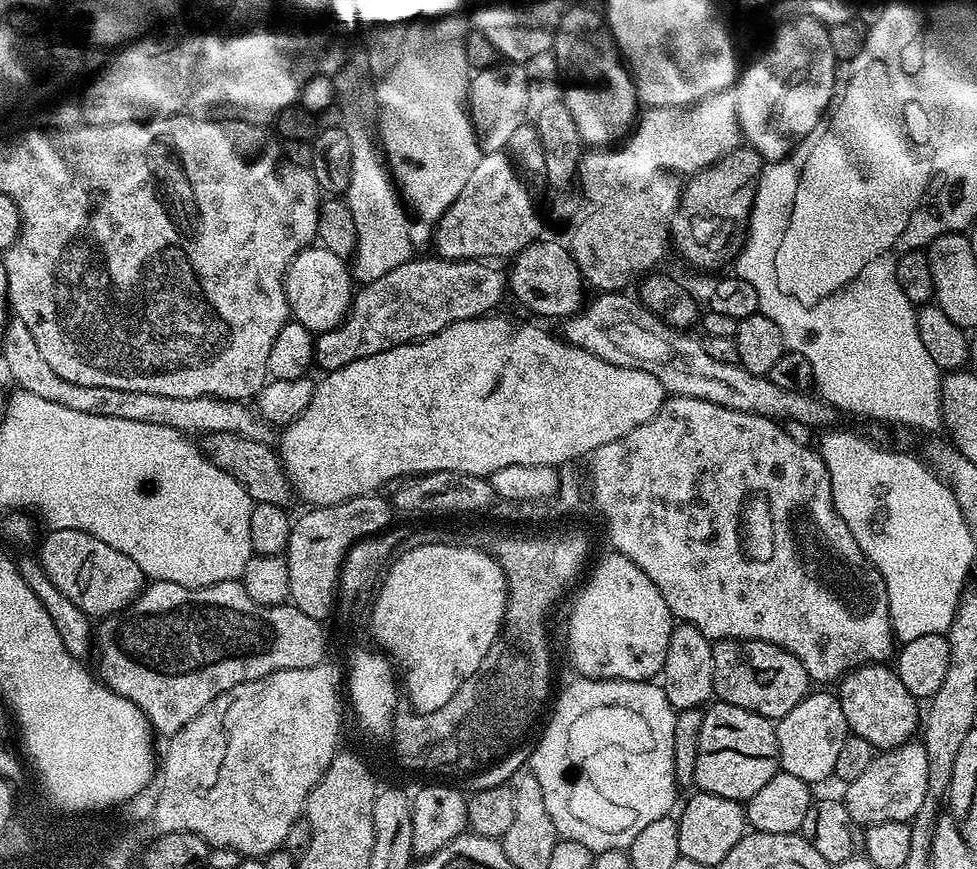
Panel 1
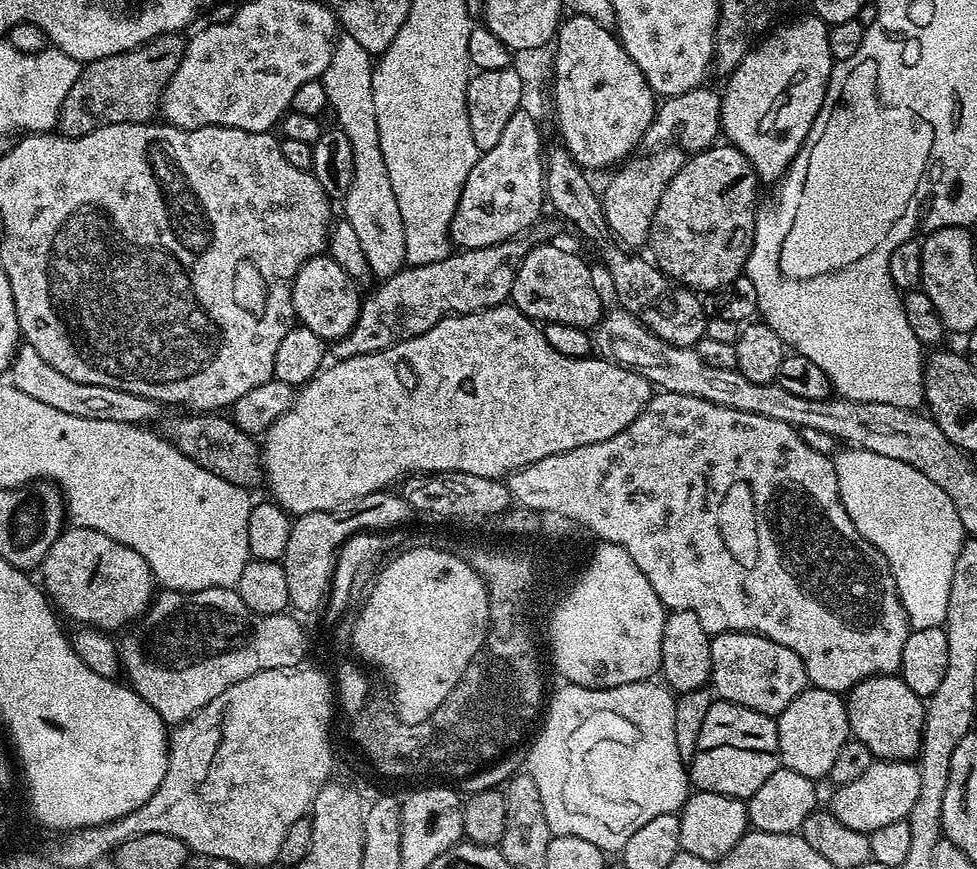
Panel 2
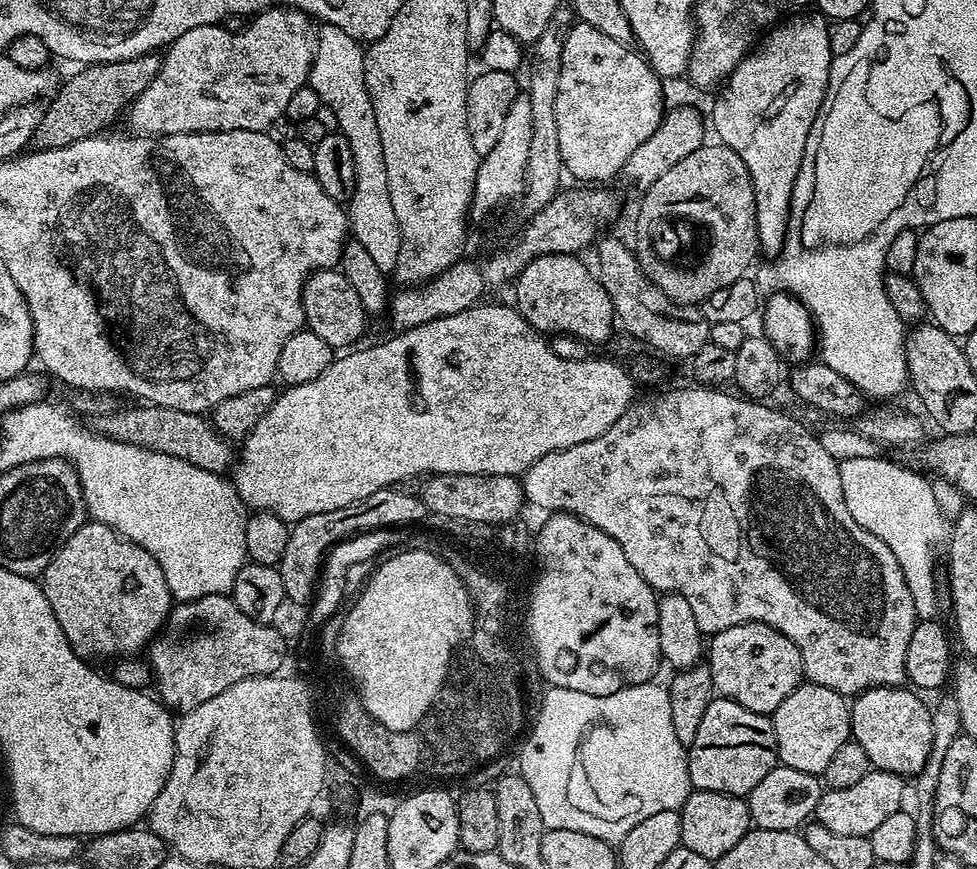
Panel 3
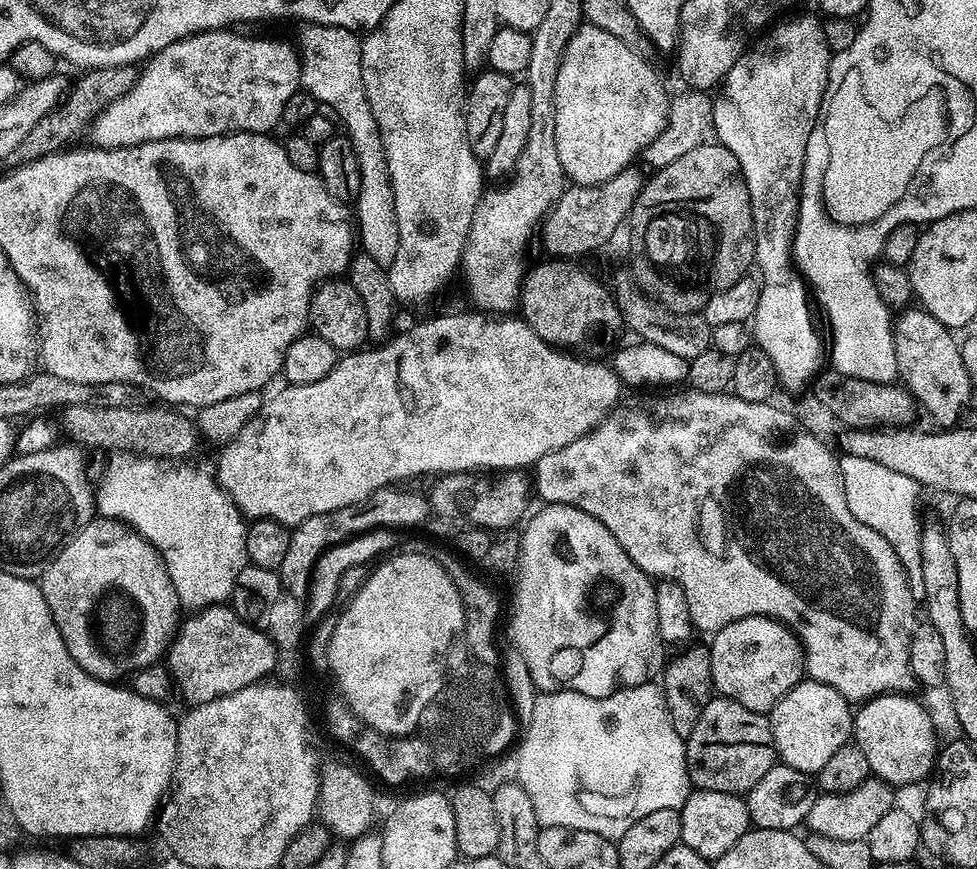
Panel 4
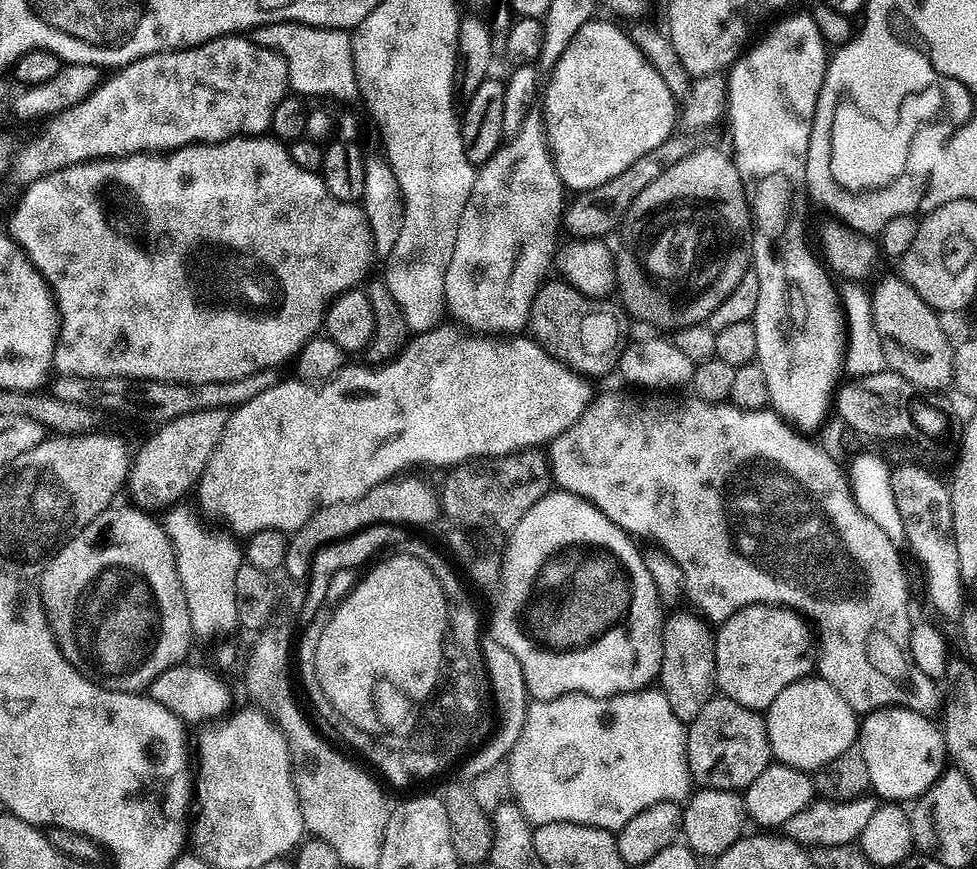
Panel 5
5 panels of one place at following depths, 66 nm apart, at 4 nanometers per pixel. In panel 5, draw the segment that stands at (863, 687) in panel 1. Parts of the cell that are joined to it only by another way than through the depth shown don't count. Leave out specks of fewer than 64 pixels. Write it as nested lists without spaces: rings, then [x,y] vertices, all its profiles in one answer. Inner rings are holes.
[[[879,708],[859,721],[858,747],[870,773],[871,791],[881,801],[915,801],[944,772],[944,734],[941,725],[932,719],[909,708]]]

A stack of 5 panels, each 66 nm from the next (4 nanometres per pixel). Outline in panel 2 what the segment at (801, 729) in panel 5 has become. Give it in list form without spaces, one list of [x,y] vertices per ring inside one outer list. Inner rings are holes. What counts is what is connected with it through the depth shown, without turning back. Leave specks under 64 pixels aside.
[[[811,686],[805,688],[798,698],[794,698],[794,702],[790,702],[790,706],[786,706],[786,710],[775,717],[775,721],[781,765],[814,781],[827,777],[830,766],[834,766],[838,750],[842,750],[850,738],[845,697],[830,690]]]

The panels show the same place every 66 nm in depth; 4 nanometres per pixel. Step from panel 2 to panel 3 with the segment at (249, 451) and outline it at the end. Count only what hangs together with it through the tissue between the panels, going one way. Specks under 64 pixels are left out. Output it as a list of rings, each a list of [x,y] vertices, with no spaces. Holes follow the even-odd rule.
[[[141,404],[136,408],[117,409],[95,419],[94,428],[112,440],[126,442],[128,445],[142,446],[156,453],[170,454],[179,460],[190,462],[199,469],[225,473],[234,460],[234,450],[225,436],[217,431],[212,422],[201,413],[174,410],[153,404]]]

